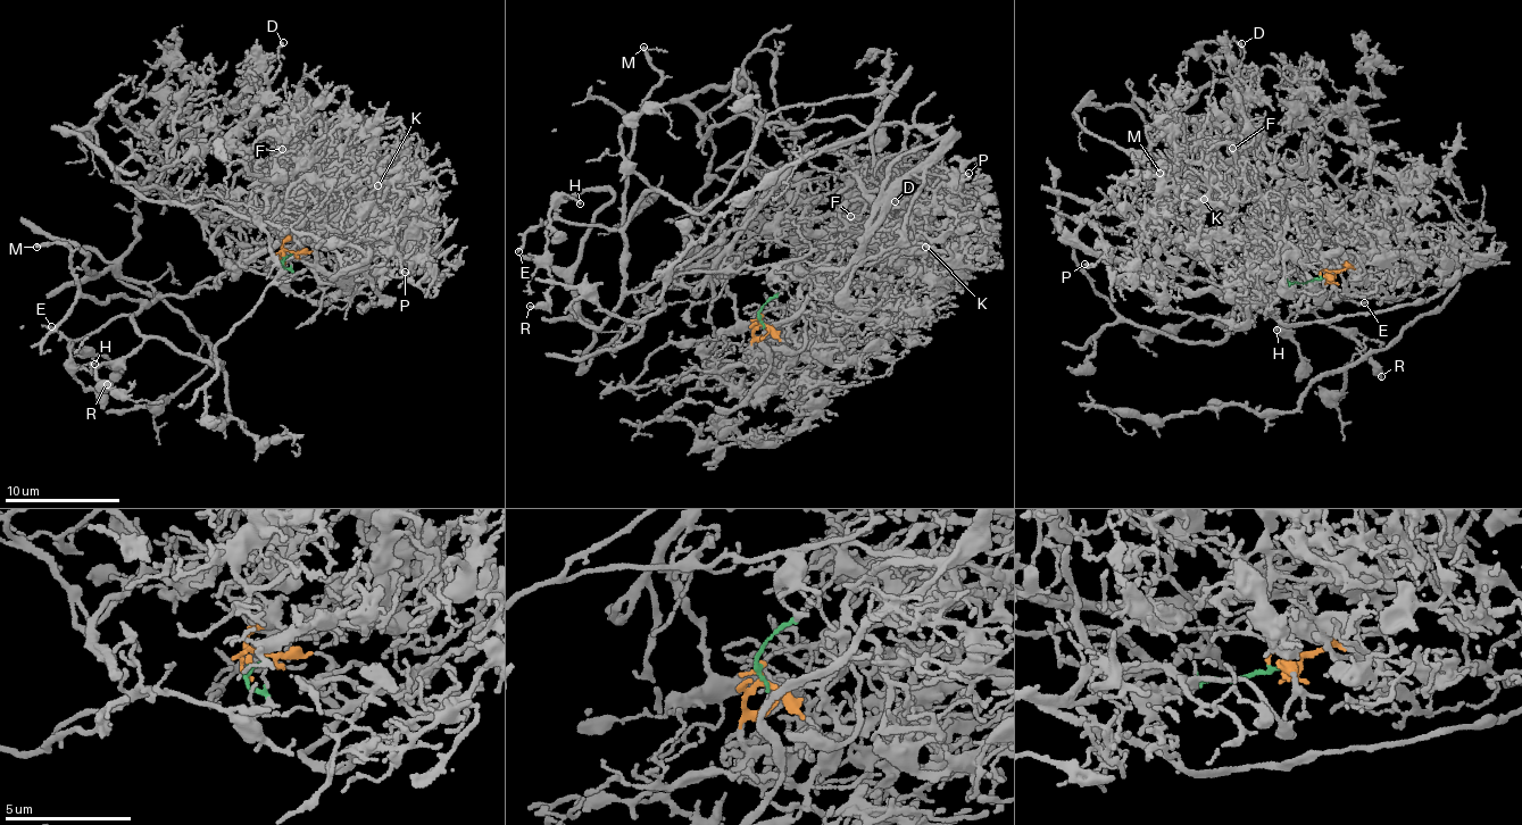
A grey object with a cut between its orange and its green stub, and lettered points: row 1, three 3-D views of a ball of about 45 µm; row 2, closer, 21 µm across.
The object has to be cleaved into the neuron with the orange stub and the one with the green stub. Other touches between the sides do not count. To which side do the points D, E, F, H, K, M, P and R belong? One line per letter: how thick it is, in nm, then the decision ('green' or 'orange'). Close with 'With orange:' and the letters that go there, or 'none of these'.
D: 160 nm | orange
E: 190 nm | green
F: 140 nm | orange
H: 110 nm | green
K: 120 nm | orange
M: 200 nm | green
P: 110 nm | orange
R: 320 nm | green
With orange: D, F, K, P

